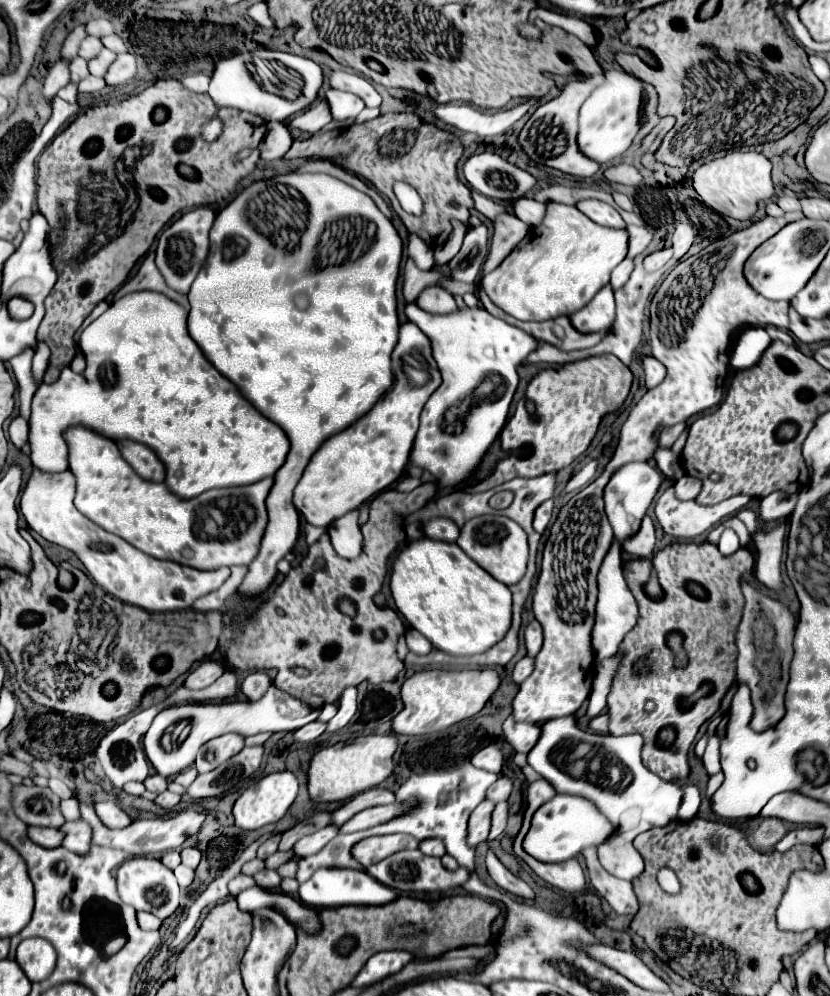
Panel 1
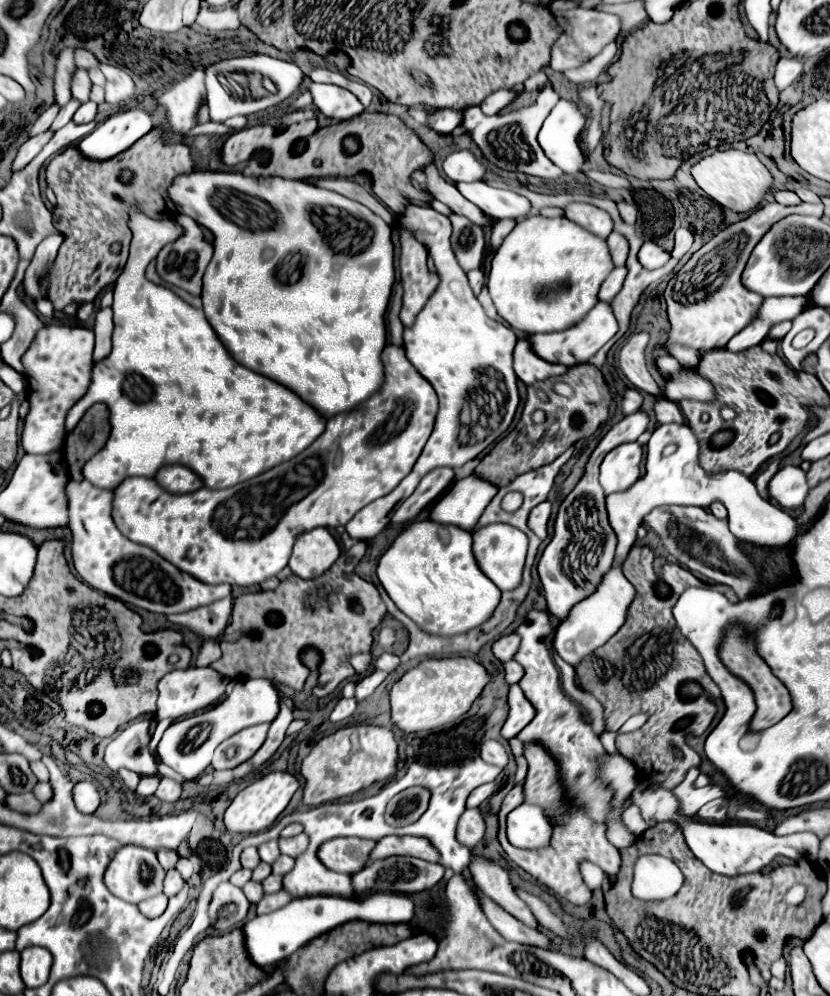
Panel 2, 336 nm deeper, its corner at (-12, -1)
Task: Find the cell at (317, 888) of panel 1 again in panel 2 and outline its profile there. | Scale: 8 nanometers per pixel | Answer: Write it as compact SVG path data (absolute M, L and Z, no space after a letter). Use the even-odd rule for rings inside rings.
M370 891L368 895L356 895L350 899L336 897L336 895L312 895L300 897L266 915L258 915L252 921L242 925L246 937L246 949L250 959L258 967L272 967L280 959L292 955L300 945L308 943L310 939L342 925L346 921L372 921L372 923L400 923L410 921L414 917L414 901L404 893L384 893L384 891Z

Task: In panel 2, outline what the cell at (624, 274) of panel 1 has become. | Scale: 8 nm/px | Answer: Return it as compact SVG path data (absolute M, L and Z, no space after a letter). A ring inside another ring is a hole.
M620 265L620 267L614 267L614 271L606 277L606 281L604 281L604 285L600 287L600 293L598 293L598 299L600 301L606 301L606 303L610 303L618 293L620 293L620 289L622 289L622 285L624 285L624 279L626 279L626 273L628 273L628 269L626 269L626 265Z

